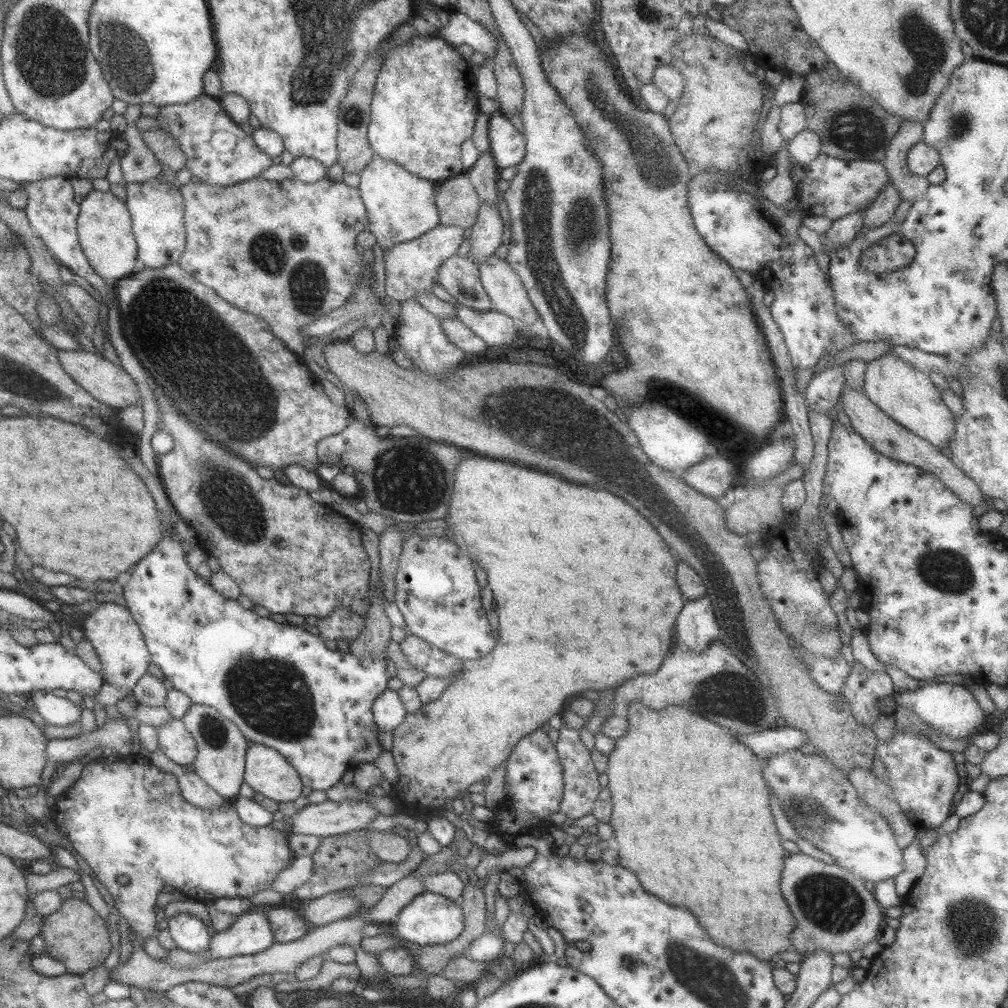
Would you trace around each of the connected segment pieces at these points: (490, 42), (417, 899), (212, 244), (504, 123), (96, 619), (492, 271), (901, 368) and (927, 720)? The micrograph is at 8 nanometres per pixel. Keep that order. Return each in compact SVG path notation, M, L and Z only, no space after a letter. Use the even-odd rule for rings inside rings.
M450 11L447 25L437 30L437 36L443 38L453 47L460 44L471 46L475 52L480 52L485 56L485 63L489 64L497 50L497 39L491 31L485 30L483 25L461 17L456 11Z
M423 892L414 896L411 902L407 903L392 923L394 935L398 935L407 942L425 945L440 945L457 938L464 927L464 916L459 902L445 898L434 893Z
M327 176L309 184L293 178L275 181L255 177L232 185L205 184L192 179L178 188L179 194L183 196L183 224L185 224L186 243L177 264L197 283L211 288L215 295L219 296L219 299L225 300L239 310L262 318L272 334L283 341L289 350L297 355L303 355L306 349L301 344L303 337L300 328L312 320L327 315L330 310L344 306L353 291L361 262L360 248L355 243L355 237L361 230L367 230L367 212L362 204L359 190L351 188L343 182L330 180Z
M499 110L486 116L490 152L499 169L509 168L521 162L525 154L524 136L509 122Z
M103 602L93 612L84 614L82 632L99 658L104 682L132 690L135 682L147 672L151 657L144 643L144 636L131 613L121 605Z
M494 254L485 256L481 263L475 263L478 276L486 294L495 304L495 310L517 318L524 325L531 326L537 320L537 311L528 300L518 275L511 270L505 260Z
M881 355L866 363L862 391L876 408L895 422L940 449L953 435L954 418L942 402L939 388L933 385L927 371L919 371L897 355Z
M922 683L913 691L894 692L891 702L895 707L909 706L922 720L924 726L933 732L941 732L951 739L959 739L961 736L972 736L978 726L983 722L985 712L977 704L971 691L963 685L954 683Z

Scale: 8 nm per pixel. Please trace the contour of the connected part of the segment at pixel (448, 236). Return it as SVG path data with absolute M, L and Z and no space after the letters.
M437 223L435 228L413 240L399 242L383 251L376 249L376 253L382 254L385 295L401 303L414 300L420 291L432 293L432 285L438 282L437 272L449 256L457 254L459 244L463 241L462 233L463 228Z

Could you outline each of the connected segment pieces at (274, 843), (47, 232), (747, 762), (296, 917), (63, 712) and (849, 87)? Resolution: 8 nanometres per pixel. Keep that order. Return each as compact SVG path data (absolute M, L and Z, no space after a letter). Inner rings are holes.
M139 754L120 756L116 762L109 762L104 758L97 760L88 758L83 762L81 769L82 772L79 778L75 780L73 786L65 790L61 795L55 797L54 806L50 808L51 822L57 830L59 830L60 834L69 840L71 846L77 851L77 854L85 860L99 883L101 883L111 895L114 908L118 910L119 916L126 920L131 930L136 932L142 941L155 935L155 898L163 885L173 887L175 891L179 891L179 893L186 896L187 899L193 899L204 904L212 902L216 898L249 898L253 896L253 894L267 889L278 872L283 870L293 859L293 853L289 850L285 833L270 828L269 825L251 827L244 824L236 816L235 810L231 807L230 803L217 809L203 809L188 804L180 794L175 776L159 770L159 768L151 764L147 758ZM122 875L128 877L129 882L127 882L127 884L117 885L116 879Z
M49 176L49 178L33 180L31 183L21 183L19 189L25 191L26 204L23 209L29 226L32 226L34 233L42 239L58 265L65 266L71 273L85 279L93 289L99 292L103 302L116 298L114 283L103 281L96 276L79 246L76 230L79 205L73 201L71 180L65 176Z
M631 700L627 704L626 716L627 729L623 736L615 739L615 749L607 755L608 785L612 800L612 814L608 823L614 830L614 840L619 849L618 864L627 868L637 878L645 892L657 896L659 900L673 906L685 906L697 920L703 924L701 928L711 936L715 944L731 948L735 952L751 952L757 960L768 962L773 954L779 954L791 949L789 934L795 928L795 917L791 916L789 907L779 894L779 874L783 870L785 850L781 848L781 840L777 838L777 830L773 826L773 816L769 810L768 787L763 779L757 758L749 748L740 744L736 736L729 729L703 718L683 706L666 706L659 710L651 710L643 706L639 700Z
M263 906L257 909L260 908L267 917L267 923L277 943L293 942L311 929L309 923L298 912L287 906Z
M33 690L30 694L31 709L37 712L45 724L67 726L79 720L81 708L65 697L55 696L49 690Z
M827 62L825 68L803 75L804 94L800 99L806 116L806 128L820 138L820 152L841 160L872 160L882 163L889 140L901 119L871 100L867 92L847 80Z

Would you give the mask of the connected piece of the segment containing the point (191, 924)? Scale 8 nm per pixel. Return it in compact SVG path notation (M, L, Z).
M177 913L168 918L166 933L170 934L175 945L191 954L207 954L209 934L207 926L194 915Z

